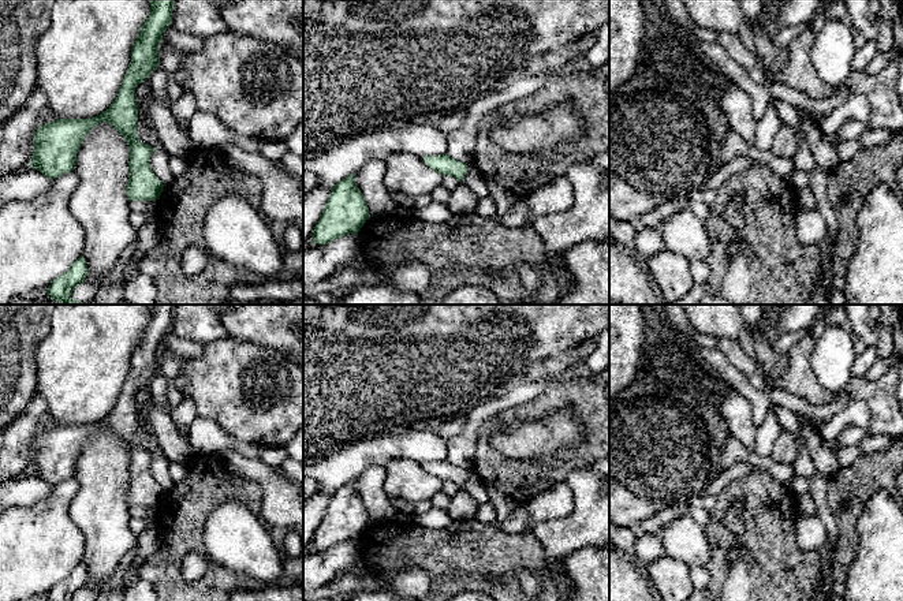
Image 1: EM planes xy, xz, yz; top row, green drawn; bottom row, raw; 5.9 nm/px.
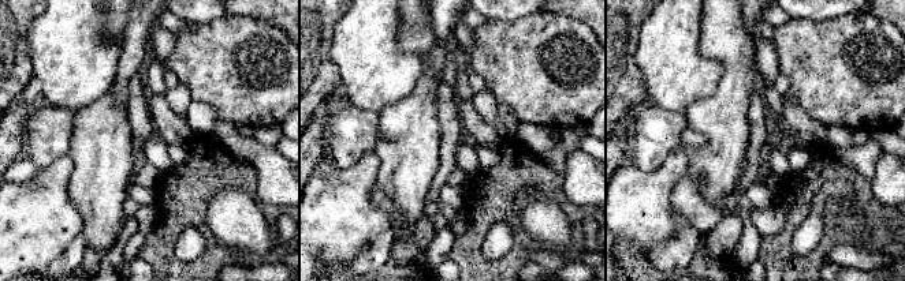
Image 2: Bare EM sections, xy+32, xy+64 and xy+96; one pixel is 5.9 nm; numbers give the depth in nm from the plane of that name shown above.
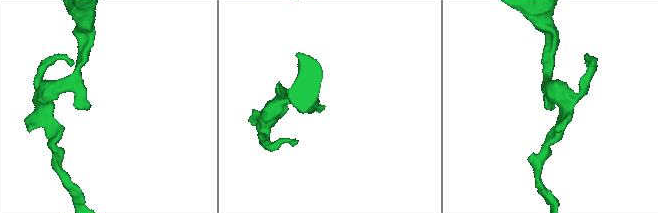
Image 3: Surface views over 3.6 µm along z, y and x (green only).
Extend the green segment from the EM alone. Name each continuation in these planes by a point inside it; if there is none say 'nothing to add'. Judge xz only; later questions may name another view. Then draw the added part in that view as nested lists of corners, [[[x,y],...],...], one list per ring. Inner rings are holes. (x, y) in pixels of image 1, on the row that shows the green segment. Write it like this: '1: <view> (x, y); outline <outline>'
nothing to add

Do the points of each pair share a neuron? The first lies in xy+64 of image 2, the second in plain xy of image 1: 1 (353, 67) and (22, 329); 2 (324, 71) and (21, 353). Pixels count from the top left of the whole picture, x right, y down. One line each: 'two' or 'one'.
1: two
2: one

